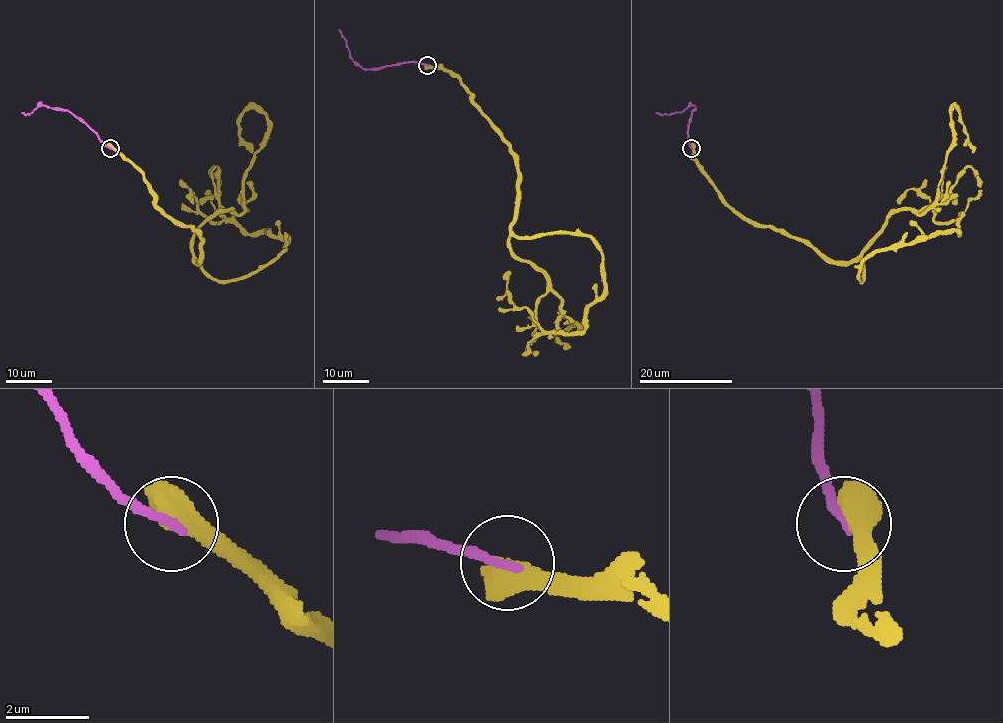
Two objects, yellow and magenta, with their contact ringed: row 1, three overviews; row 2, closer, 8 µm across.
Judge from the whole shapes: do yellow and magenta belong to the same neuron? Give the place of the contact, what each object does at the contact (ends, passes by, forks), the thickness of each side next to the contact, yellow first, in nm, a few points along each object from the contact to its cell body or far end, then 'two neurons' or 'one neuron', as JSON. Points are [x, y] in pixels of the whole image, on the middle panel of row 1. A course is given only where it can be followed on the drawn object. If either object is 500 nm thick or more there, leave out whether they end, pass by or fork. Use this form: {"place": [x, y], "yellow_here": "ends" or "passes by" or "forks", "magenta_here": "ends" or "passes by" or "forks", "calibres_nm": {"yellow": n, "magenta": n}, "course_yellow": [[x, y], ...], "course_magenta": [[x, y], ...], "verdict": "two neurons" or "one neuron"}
{"place": [427, 65], "calibres_nm": {"yellow": 800, "magenta": 240}, "course_yellow": [[427, 65], [508, 146], [513, 232], [586, 234], [604, 293], [583, 331], [547, 332], [511, 273]], "course_magenta": [[427, 65], [400, 62], [364, 69], [349, 55], [346, 40], [338, 30]], "verdict": "two neurons"}

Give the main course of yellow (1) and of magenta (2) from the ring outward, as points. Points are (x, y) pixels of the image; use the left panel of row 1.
1: (110, 147), (201, 238), (195, 262), (213, 278), (284, 249), (212, 222), (190, 189), (194, 204)
2: (110, 148), (68, 111), (39, 105), (29, 114), (21, 113)

